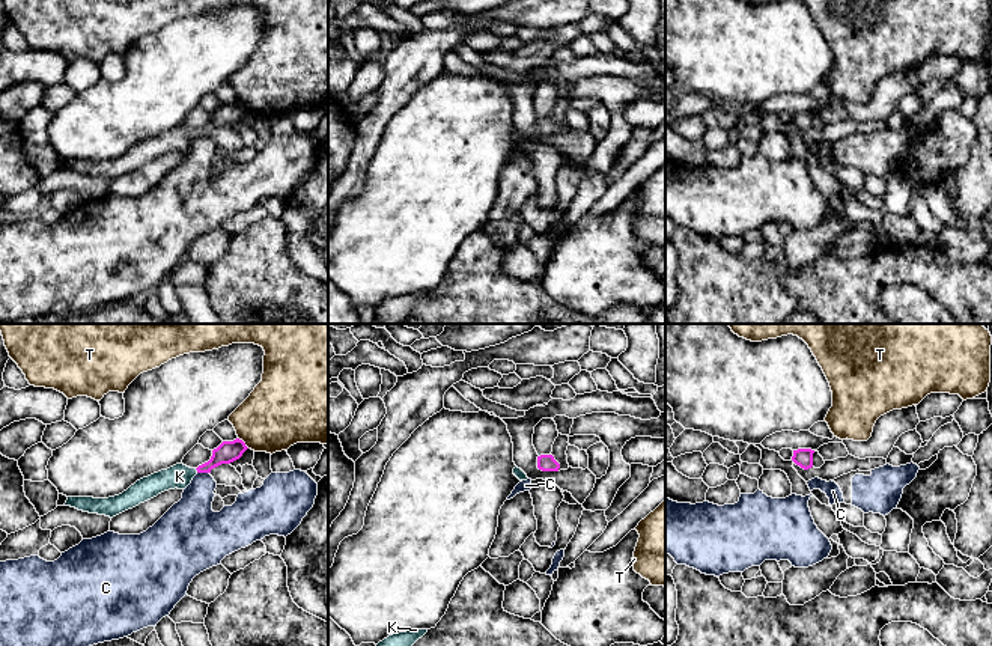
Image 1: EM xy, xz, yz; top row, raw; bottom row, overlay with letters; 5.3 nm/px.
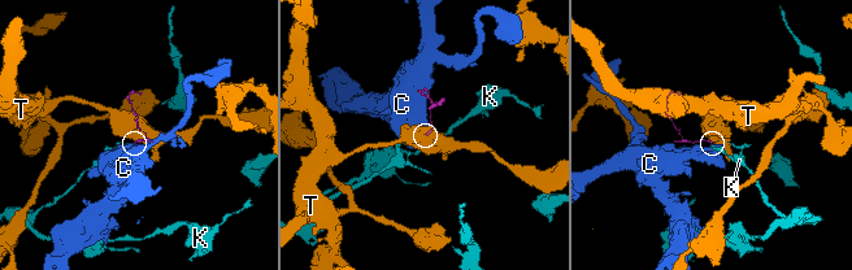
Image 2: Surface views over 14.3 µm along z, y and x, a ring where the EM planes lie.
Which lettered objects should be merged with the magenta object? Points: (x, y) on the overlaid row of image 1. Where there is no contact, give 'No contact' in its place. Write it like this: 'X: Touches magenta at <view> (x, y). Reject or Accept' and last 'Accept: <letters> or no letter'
C: Touches magenta at xy (203, 472). Reject
K: Touches magenta at xy (196, 469). Accept
T: Touches magenta at xy (244, 443). Reject
Accept: K

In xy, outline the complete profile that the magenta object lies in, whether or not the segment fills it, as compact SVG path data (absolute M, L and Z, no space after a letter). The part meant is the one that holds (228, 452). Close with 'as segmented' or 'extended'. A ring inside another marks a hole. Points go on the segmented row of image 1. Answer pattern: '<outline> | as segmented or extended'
M239 438L233 441L223 441L217 449L212 450L211 459L197 468L190 468L181 462L167 470L161 470L137 480L119 495L108 498L68 497L65 506L113 518L138 506L140 503L157 497L164 491L175 488L185 489L197 473L211 473L212 468L221 464L230 464L239 459L247 449L248 447L245 443Z | extended

